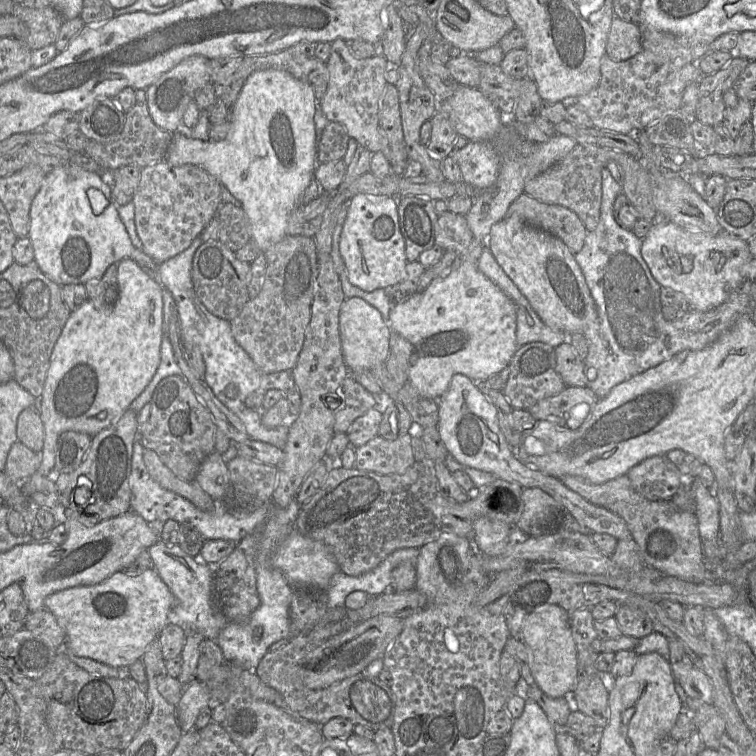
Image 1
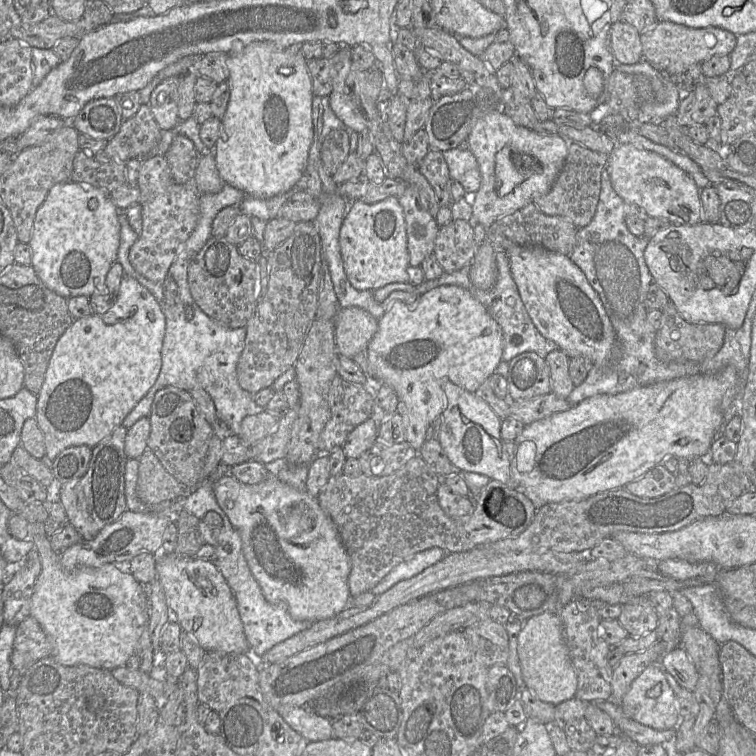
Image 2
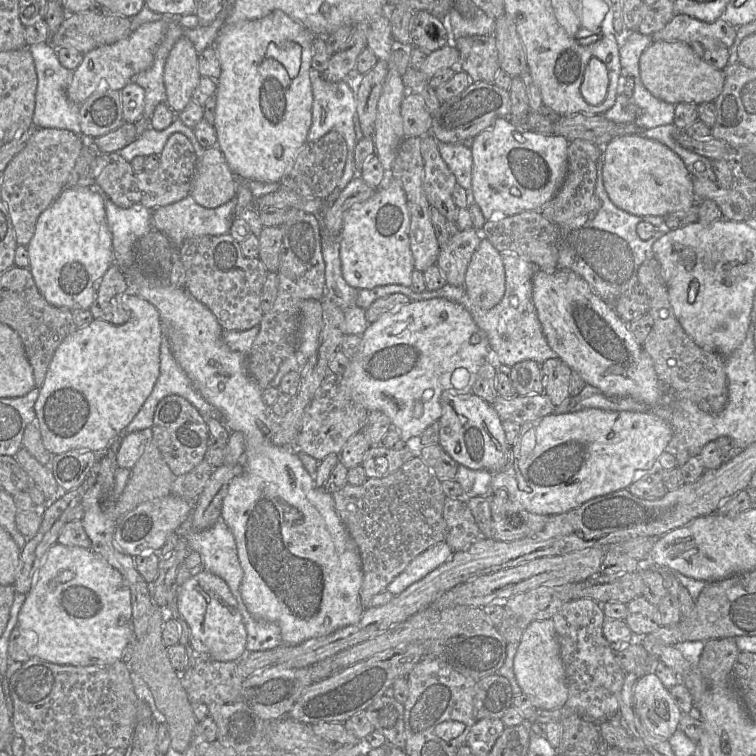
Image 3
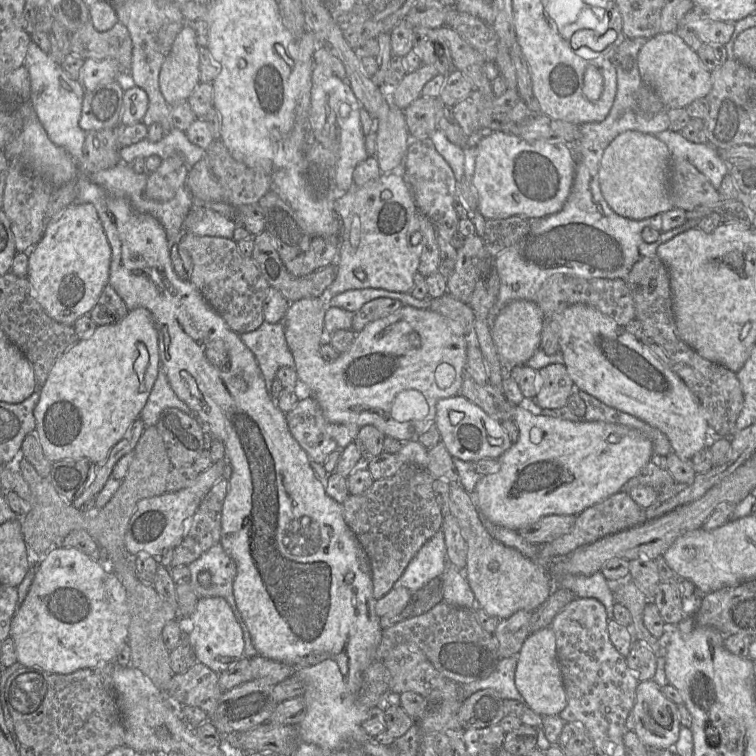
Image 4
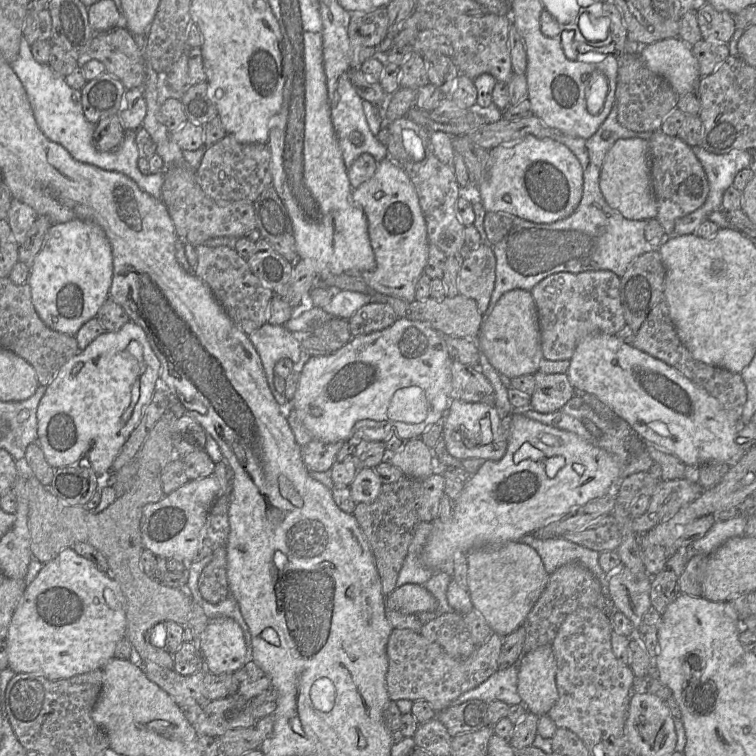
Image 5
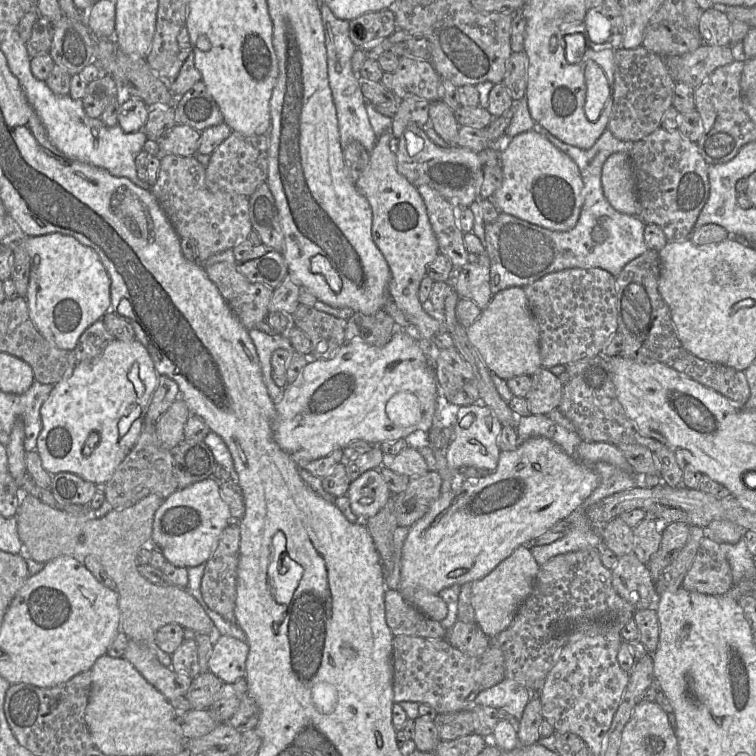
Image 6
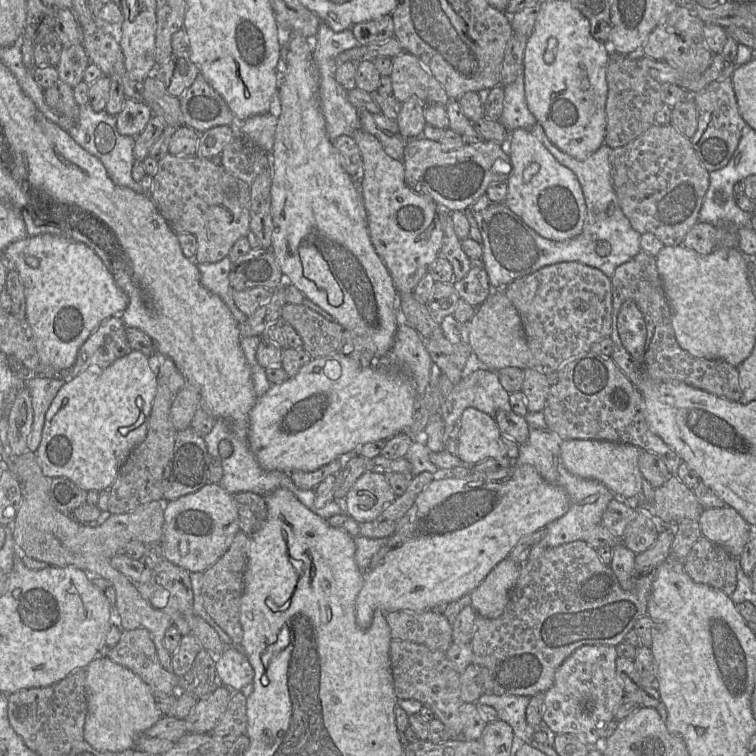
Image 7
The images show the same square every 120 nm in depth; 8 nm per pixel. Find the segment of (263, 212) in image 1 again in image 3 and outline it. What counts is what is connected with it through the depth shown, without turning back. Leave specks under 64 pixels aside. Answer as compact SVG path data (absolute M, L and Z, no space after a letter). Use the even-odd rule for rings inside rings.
M282 10L269 15L225 24L215 41L221 65L217 80L214 128L217 146L231 171L240 180L280 182L307 141L312 124L313 91L311 83L312 44L318 37L292 20Z

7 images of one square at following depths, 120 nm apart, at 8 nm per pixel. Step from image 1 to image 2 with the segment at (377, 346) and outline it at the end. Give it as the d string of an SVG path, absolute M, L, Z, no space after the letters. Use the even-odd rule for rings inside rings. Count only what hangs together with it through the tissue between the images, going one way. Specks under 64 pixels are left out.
M358 307L341 308L336 317L335 343L339 355L353 358L366 350L378 330L378 320Z

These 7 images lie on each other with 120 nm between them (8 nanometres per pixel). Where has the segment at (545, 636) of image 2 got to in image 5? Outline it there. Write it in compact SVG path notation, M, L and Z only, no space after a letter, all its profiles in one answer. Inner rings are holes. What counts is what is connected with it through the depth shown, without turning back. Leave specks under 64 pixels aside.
M543 645L521 656L518 693L529 712L546 715L557 702L557 664L553 646Z

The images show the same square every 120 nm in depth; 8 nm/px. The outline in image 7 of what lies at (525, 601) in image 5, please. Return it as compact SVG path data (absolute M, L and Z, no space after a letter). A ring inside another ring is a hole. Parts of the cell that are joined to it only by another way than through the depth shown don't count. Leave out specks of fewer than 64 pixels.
M510 558L499 562L486 578L469 595L475 612L485 618L502 615L509 601L510 592L520 575L521 565Z

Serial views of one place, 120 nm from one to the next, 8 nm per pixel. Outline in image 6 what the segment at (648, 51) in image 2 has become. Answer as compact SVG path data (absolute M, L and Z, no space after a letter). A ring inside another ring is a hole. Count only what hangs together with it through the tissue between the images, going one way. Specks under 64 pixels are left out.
M713 6L702 11L700 14L697 30L702 42L705 44L712 46L726 46L729 44L729 30L731 23L726 14L720 11L721 7L726 6Z

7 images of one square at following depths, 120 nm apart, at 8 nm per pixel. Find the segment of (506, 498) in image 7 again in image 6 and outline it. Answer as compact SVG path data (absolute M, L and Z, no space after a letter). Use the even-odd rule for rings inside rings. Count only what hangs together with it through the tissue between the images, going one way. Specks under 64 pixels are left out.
M532 437L513 451L501 451L498 466L489 474L465 481L458 490L441 493L428 512L409 530L402 548L399 592L404 599L416 590L438 594L452 585L472 583L487 576L521 545L566 519L599 484L593 466L565 453L545 437Z

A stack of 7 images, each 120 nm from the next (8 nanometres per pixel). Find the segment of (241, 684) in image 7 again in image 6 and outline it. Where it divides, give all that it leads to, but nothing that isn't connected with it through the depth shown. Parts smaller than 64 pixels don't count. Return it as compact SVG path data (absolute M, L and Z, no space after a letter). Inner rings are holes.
M226 635L215 636L209 671L225 684L234 683L246 675L248 653L247 642Z

